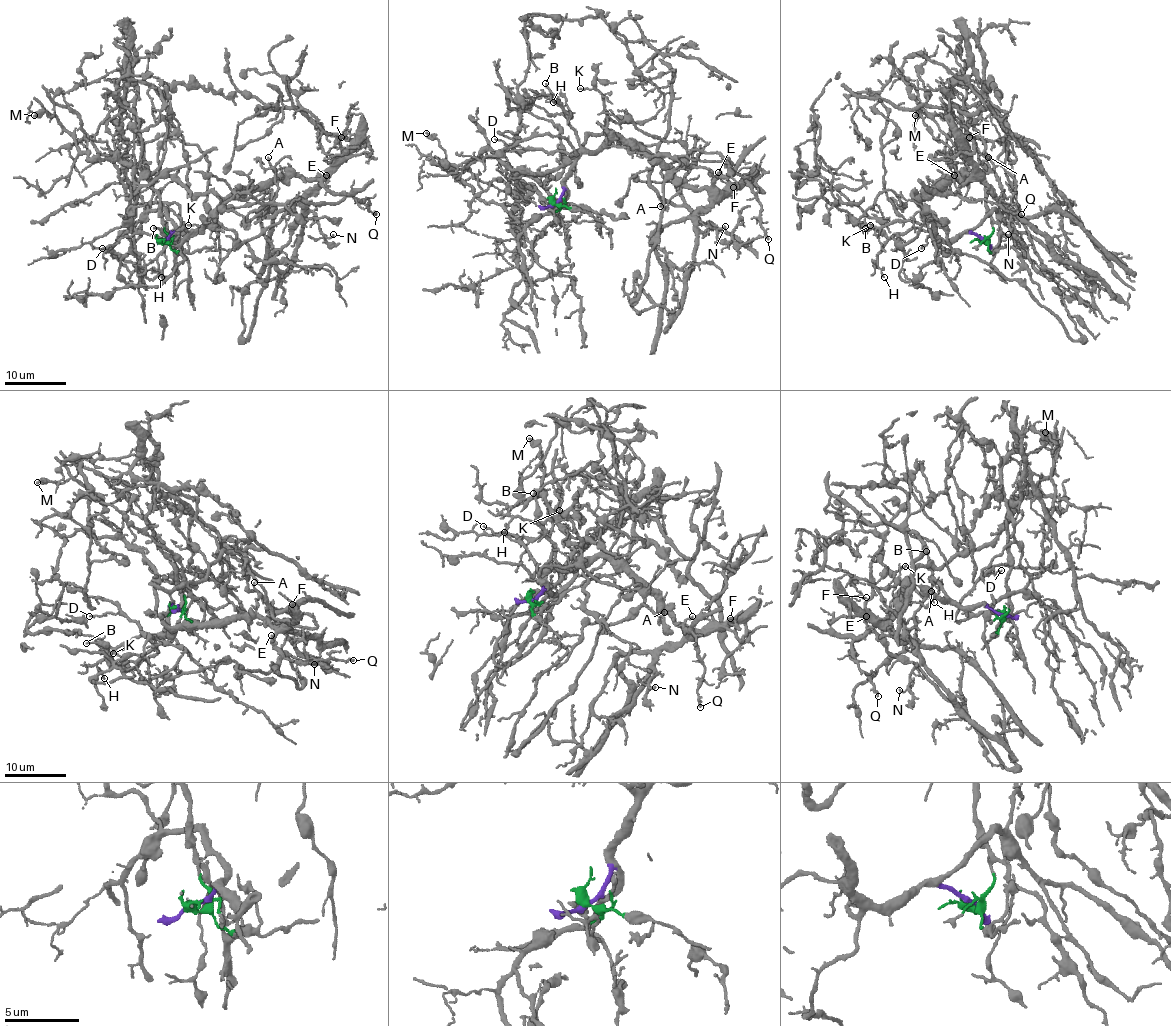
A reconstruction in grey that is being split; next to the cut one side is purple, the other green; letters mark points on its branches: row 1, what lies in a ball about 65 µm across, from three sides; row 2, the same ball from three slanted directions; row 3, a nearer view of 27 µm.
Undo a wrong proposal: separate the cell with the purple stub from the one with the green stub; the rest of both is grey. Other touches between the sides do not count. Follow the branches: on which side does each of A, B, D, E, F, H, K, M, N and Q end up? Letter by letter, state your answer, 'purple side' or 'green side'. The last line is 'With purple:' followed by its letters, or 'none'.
A: purple side
B: purple side
D: purple side
E: purple side
F: purple side
H: purple side
K: purple side
M: purple side
N: purple side
Q: purple side
With purple: A, B, D, E, F, H, K, M, N, Q

